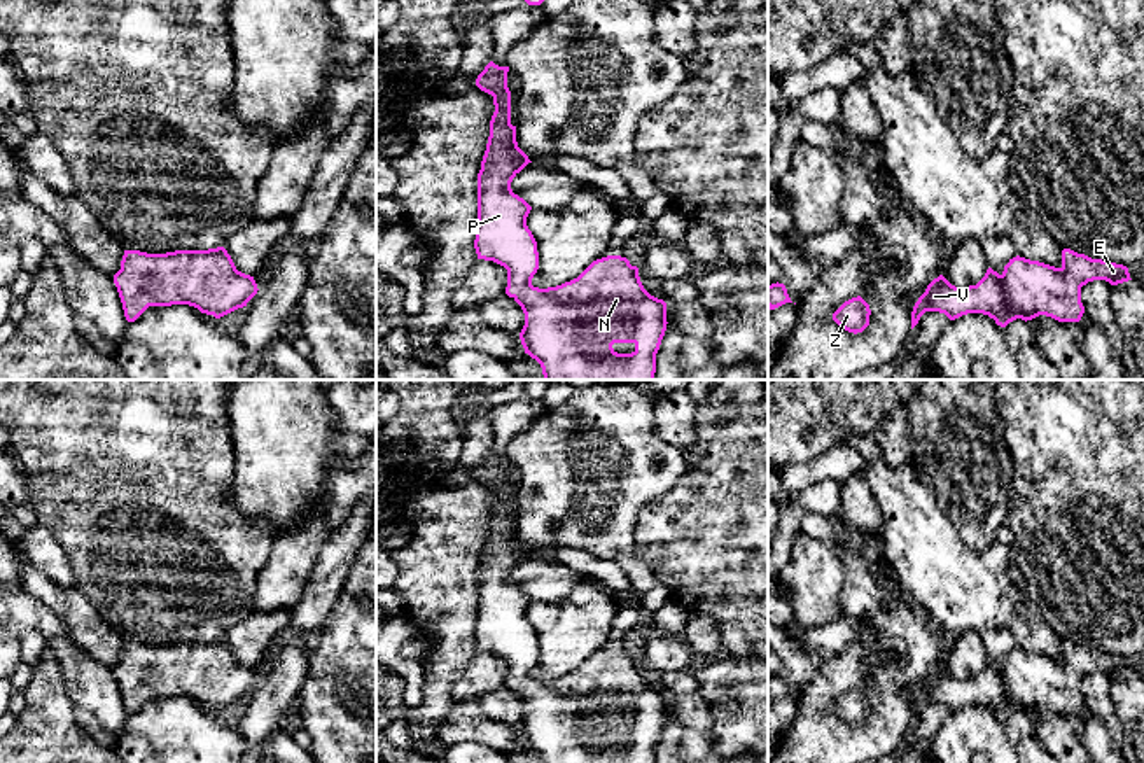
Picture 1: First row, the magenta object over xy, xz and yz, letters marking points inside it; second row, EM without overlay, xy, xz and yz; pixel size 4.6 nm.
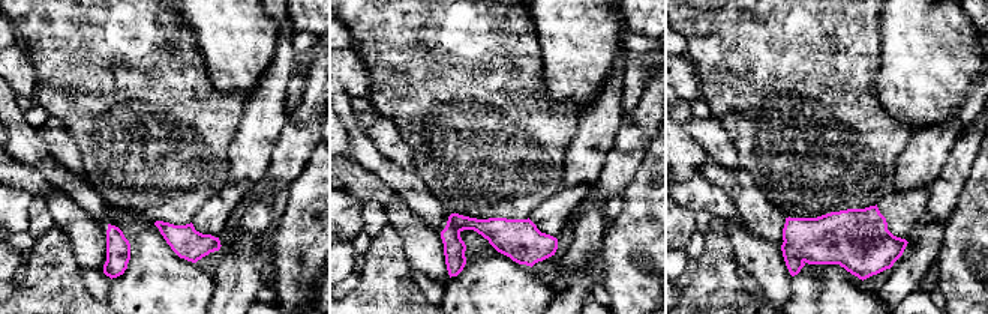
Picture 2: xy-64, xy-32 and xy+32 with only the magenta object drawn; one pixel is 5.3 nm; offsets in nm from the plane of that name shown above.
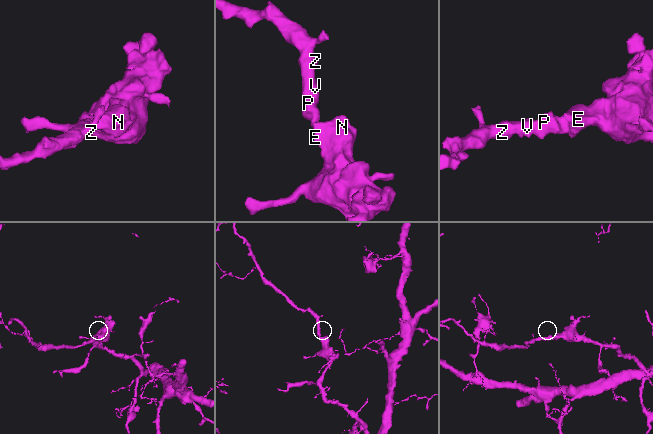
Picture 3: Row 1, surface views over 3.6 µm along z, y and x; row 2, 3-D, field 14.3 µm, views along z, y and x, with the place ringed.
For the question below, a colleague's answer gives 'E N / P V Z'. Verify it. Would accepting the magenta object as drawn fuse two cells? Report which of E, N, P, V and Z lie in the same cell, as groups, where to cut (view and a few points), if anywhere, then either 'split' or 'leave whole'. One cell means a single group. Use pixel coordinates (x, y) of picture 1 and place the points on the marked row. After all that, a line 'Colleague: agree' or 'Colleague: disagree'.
groups E N P V Z; cut none; leave whole
Colleague: disagree

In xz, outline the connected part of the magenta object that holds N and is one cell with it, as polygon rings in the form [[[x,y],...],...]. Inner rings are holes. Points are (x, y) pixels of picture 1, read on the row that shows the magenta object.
[[[490,61],[476,86],[493,96],[495,112],[490,136],[478,173],[478,226],[474,248],[478,259],[493,261],[507,270],[506,294],[525,313],[520,332],[525,354],[535,359],[544,380],[654,380],[656,354],[666,331],[666,303],[651,296],[638,276],[638,268],[626,257],[607,256],[593,261],[577,278],[556,287],[539,289],[532,278],[539,270],[537,242],[527,226],[532,206],[513,192],[513,178],[532,163],[518,147],[516,126],[511,124],[509,66]],[[614,343],[633,343],[631,354],[617,354]]]

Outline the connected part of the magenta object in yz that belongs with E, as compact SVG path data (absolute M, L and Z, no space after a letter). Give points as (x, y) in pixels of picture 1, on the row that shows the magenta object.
M1071 248L1062 250L1060 268L1016 256L1009 259L1001 275L988 268L985 276L976 285L969 287L955 287L939 275L927 285L925 292L915 303L911 312L911 329L925 312L945 313L950 320L967 313L983 313L994 318L1001 327L1006 327L1016 318L1027 322L1039 315L1051 317L1058 322L1079 322L1085 313L1081 287L1093 280L1106 280L1111 285L1118 285L1132 278L1128 268L1123 264L1092 259Z

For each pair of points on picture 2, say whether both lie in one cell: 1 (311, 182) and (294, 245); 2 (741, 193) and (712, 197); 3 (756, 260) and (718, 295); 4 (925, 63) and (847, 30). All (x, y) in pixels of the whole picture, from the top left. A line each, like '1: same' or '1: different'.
1: same
2: different
3: different
4: different

